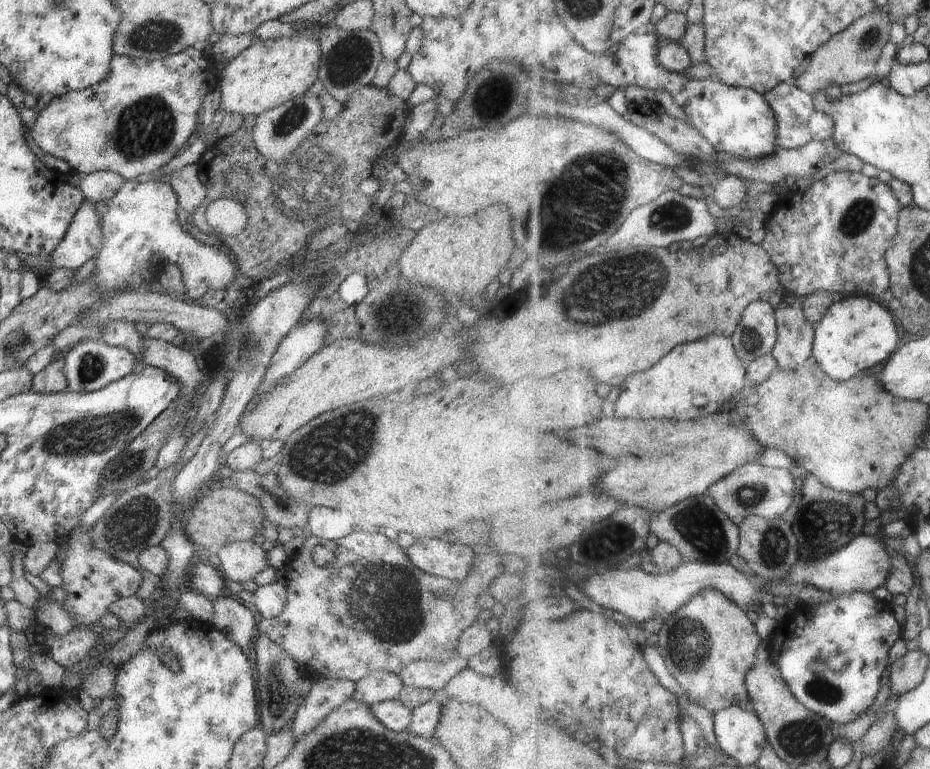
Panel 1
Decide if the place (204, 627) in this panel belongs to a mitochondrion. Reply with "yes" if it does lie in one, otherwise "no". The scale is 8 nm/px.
no

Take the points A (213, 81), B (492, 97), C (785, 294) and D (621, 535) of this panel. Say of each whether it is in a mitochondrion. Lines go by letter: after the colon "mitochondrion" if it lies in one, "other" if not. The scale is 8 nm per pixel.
A: other
B: mitochondrion
C: other
D: mitochondrion

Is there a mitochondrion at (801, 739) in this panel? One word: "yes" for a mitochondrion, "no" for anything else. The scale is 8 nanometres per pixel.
yes

